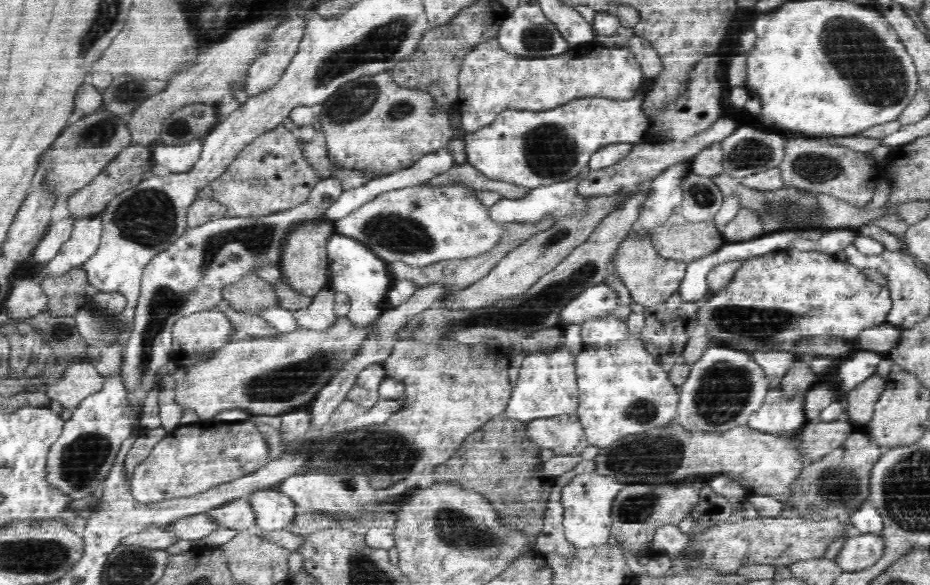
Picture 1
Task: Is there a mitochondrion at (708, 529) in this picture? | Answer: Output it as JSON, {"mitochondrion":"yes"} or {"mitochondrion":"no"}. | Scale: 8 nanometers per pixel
{"mitochondrion":"no"}

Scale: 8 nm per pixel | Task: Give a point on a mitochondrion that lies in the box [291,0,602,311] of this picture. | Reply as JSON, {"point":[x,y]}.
{"point":[378,44]}

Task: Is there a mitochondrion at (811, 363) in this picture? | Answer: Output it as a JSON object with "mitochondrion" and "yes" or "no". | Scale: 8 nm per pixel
{"mitochondrion":"no"}

